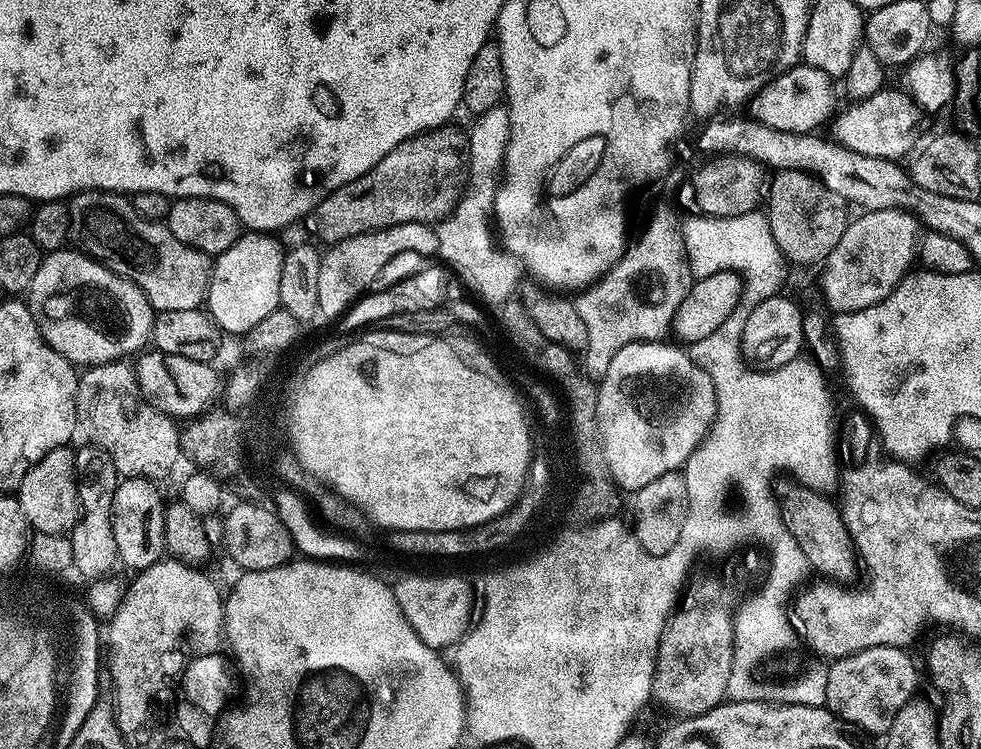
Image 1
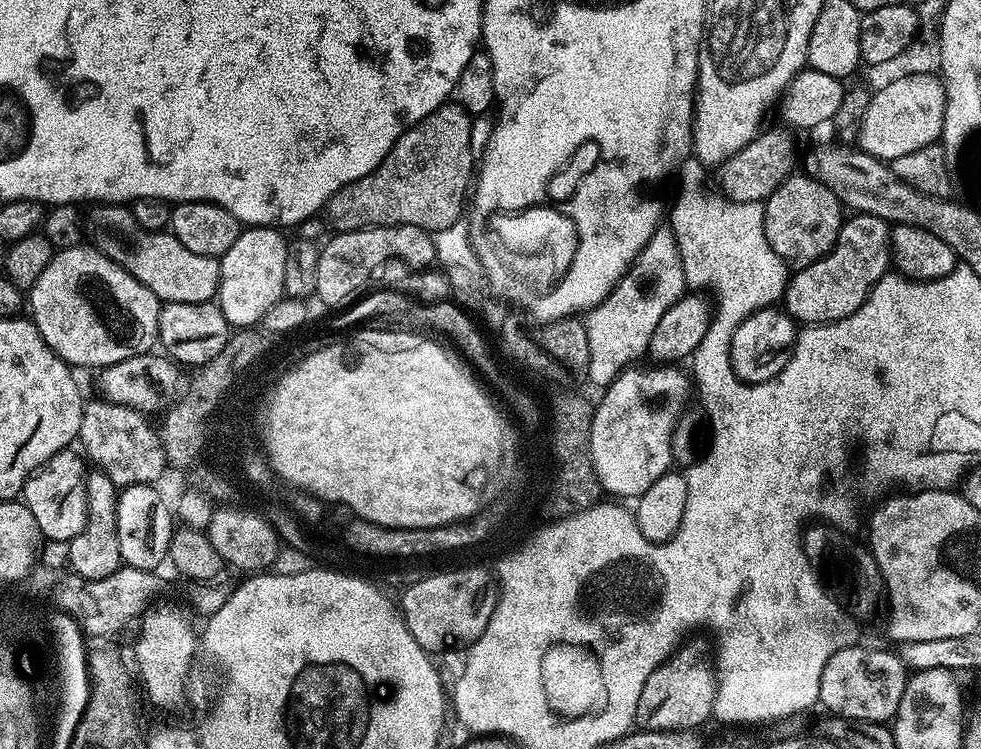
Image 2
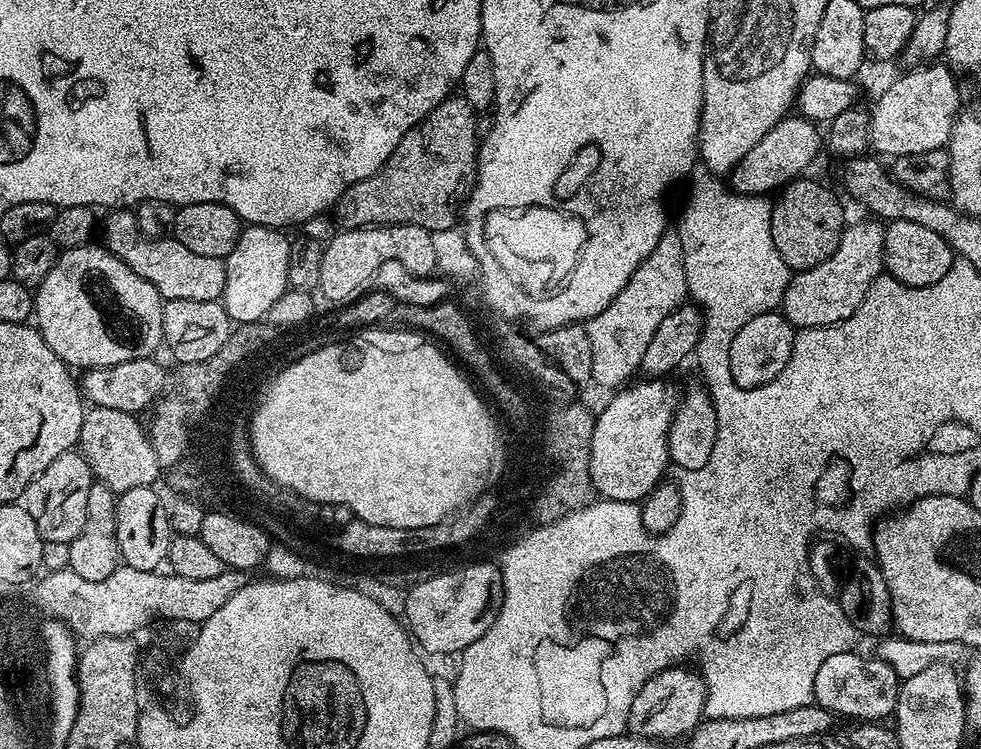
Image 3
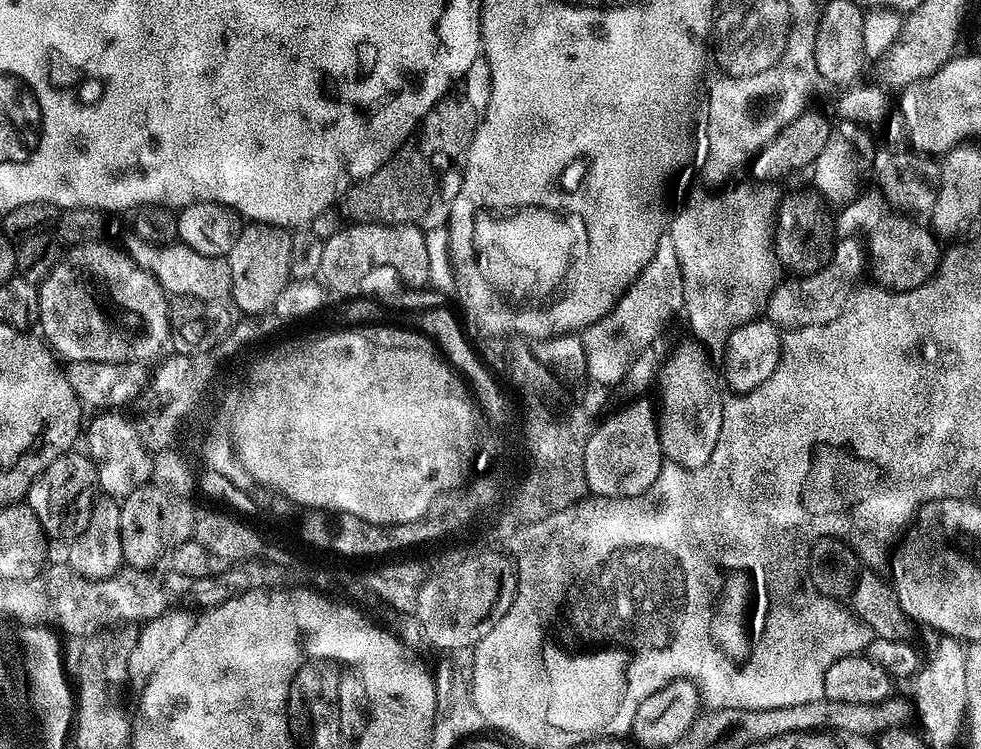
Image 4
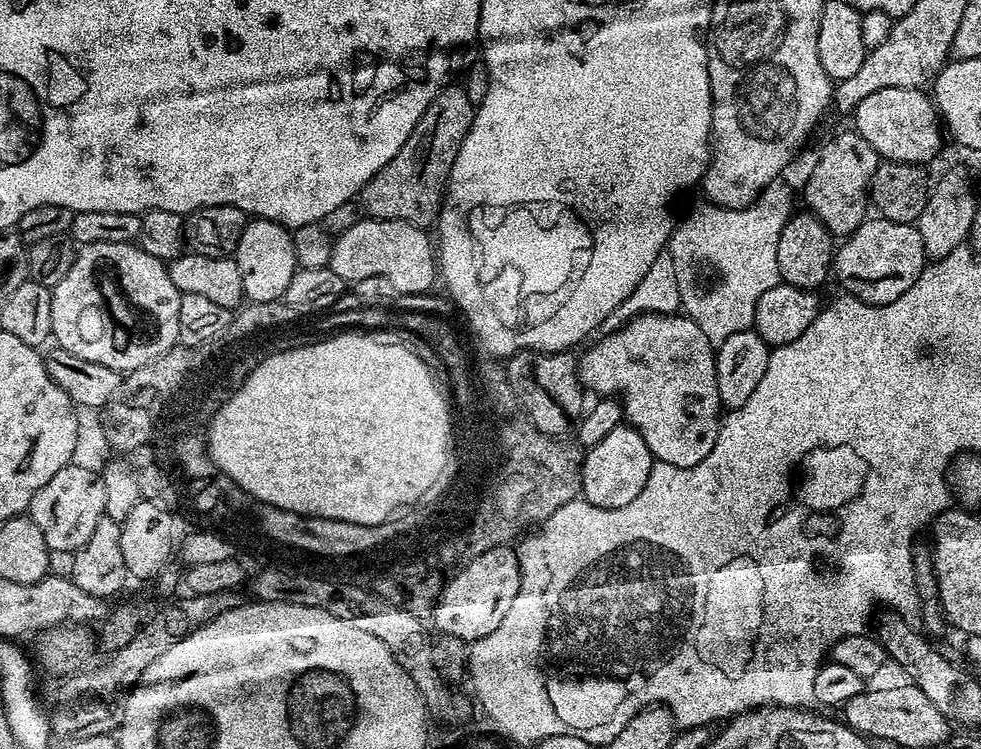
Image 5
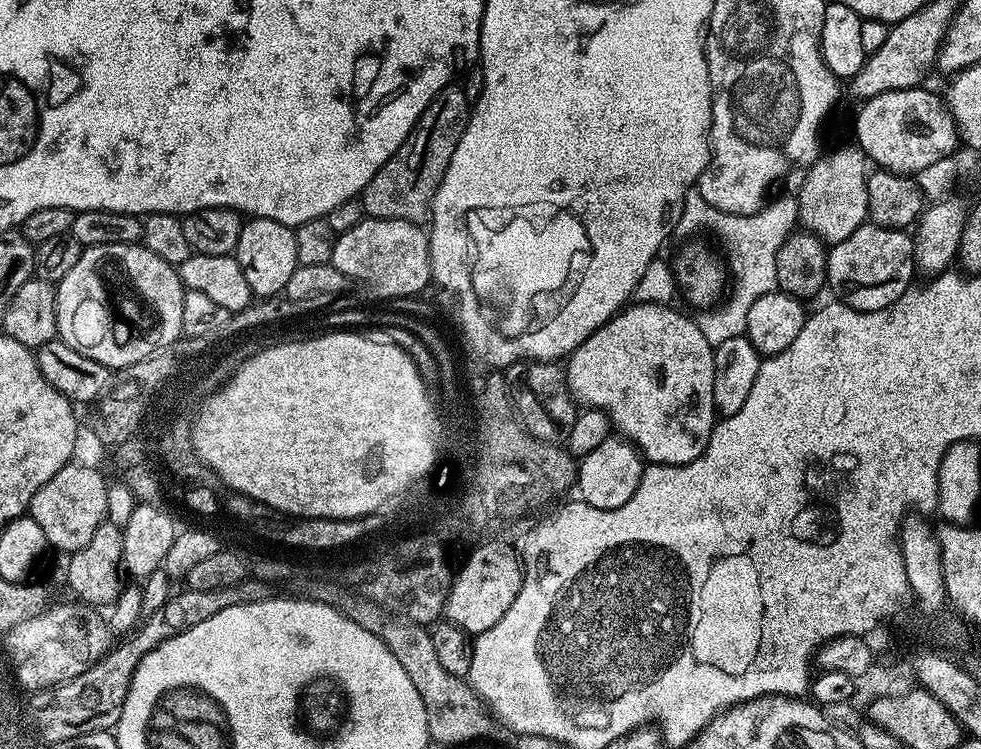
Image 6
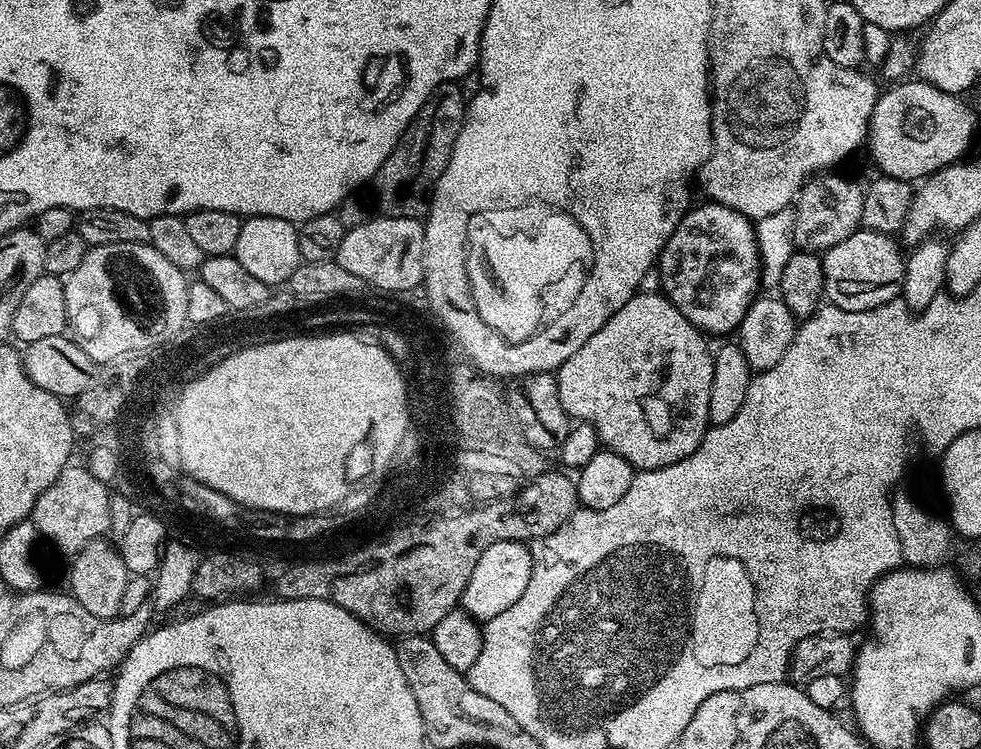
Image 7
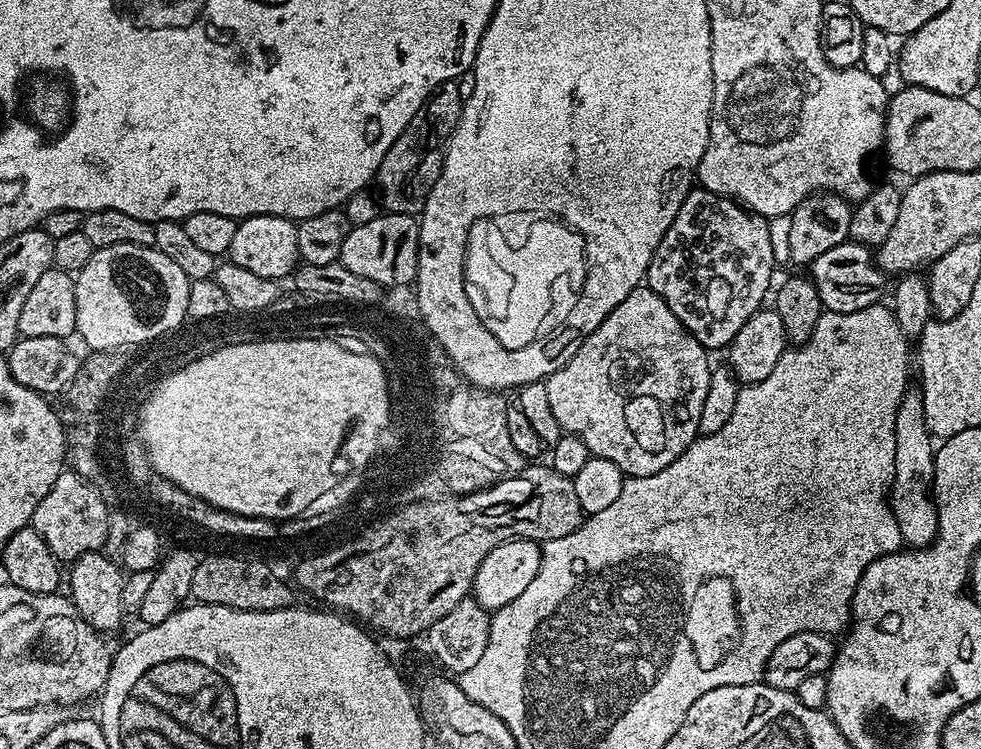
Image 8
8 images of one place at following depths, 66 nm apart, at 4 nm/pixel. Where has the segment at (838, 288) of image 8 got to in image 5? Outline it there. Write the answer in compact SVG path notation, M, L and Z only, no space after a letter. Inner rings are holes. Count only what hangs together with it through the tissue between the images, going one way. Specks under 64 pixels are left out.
M866 218L843 241L834 252L834 280L837 280L848 296L856 296L863 304L889 304L894 298L902 298L910 286L914 286L926 267L926 255L922 236L916 224L890 222L883 218Z

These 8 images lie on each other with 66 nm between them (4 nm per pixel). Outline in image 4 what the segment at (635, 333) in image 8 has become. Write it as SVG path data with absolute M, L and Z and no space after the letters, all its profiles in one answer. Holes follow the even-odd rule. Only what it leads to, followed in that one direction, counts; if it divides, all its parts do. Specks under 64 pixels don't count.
M689 338L673 350L669 360L667 357L661 363L658 373L660 449L667 463L683 468L694 469L710 462L710 454L714 454L718 446L718 430L722 430L722 410L726 396L717 369L716 372L712 369L708 358L709 350L702 343Z

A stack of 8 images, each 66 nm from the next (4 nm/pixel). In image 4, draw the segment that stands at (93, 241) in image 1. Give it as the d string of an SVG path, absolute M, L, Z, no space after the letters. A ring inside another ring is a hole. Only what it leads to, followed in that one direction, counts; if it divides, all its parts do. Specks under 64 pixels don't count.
M135 234L129 235L126 251L136 264L151 273L164 287L169 297L193 296L199 300L227 301L232 294L232 274L227 259L222 256L198 254L190 246L179 242L174 244L151 244Z

